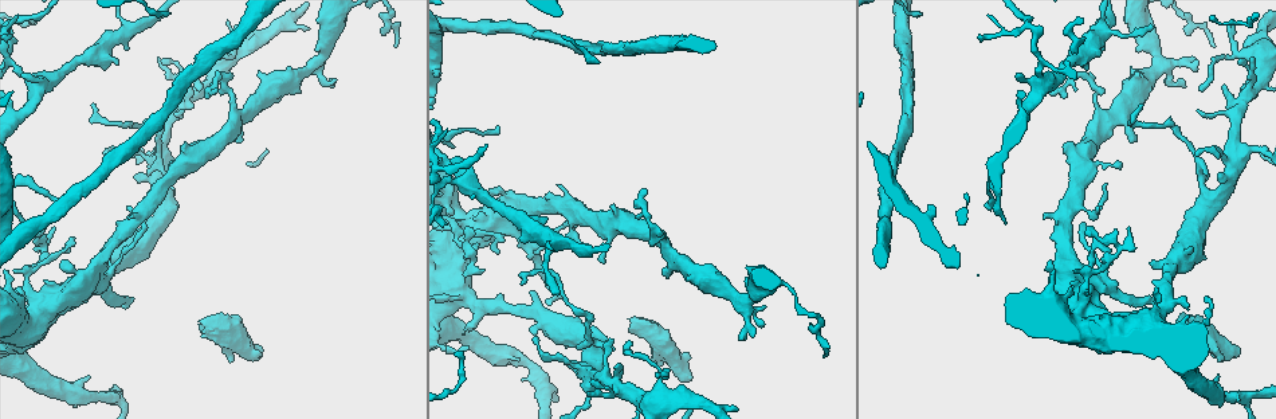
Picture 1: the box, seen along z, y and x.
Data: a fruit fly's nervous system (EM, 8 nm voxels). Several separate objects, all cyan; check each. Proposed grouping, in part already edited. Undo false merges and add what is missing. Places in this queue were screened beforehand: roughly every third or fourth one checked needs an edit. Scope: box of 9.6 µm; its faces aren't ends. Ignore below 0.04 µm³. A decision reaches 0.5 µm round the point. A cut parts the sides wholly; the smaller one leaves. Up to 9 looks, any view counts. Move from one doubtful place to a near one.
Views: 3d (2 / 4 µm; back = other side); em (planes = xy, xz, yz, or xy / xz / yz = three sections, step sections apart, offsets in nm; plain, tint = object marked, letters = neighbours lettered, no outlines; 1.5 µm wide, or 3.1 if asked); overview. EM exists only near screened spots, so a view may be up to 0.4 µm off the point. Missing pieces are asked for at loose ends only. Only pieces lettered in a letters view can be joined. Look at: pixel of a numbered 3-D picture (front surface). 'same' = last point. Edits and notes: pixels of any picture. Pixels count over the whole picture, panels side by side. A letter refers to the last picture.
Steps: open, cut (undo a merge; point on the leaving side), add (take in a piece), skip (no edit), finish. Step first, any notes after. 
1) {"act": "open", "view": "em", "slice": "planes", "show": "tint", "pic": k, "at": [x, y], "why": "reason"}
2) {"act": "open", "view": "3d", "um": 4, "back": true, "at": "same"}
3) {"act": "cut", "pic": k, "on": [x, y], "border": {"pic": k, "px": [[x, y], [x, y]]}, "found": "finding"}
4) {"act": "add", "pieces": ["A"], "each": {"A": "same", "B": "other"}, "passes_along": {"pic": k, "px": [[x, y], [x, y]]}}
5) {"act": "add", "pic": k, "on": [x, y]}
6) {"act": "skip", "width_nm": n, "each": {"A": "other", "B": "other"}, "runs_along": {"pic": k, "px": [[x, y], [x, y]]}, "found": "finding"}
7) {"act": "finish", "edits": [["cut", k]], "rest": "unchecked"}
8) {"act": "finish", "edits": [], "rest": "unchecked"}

{"act": "open", "view": "3d", "um": 4, "pic": 1, "at": [1180, 319]}

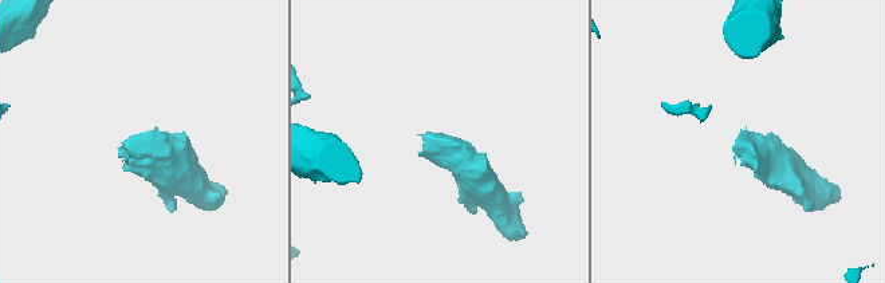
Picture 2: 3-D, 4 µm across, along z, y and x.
{"act": "open", "view": "em", "slice": "planes", "show": "tint", "pic": 2, "at": [422, 135], "why": "shape alone is not enough"}

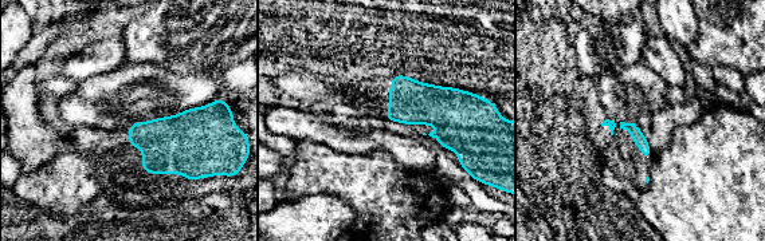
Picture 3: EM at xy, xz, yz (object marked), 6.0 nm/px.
{"act": "open", "view": "em", "slice": "planes", "show": "letters", "at": "same"}

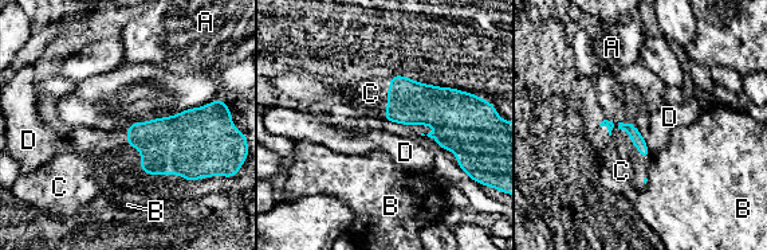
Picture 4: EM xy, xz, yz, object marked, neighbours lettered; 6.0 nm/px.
{"act": "add", "pieces": ["C"], "each": {"A": "other", "B": "other", "C": "same", "D": "other"}, "passes_along": {"pic": 4, "px": [[172, 145], [142, 171], [114, 167]]}, "found": "the neuron continues"}

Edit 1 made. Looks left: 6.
{"act": "open", "view": "overview"}

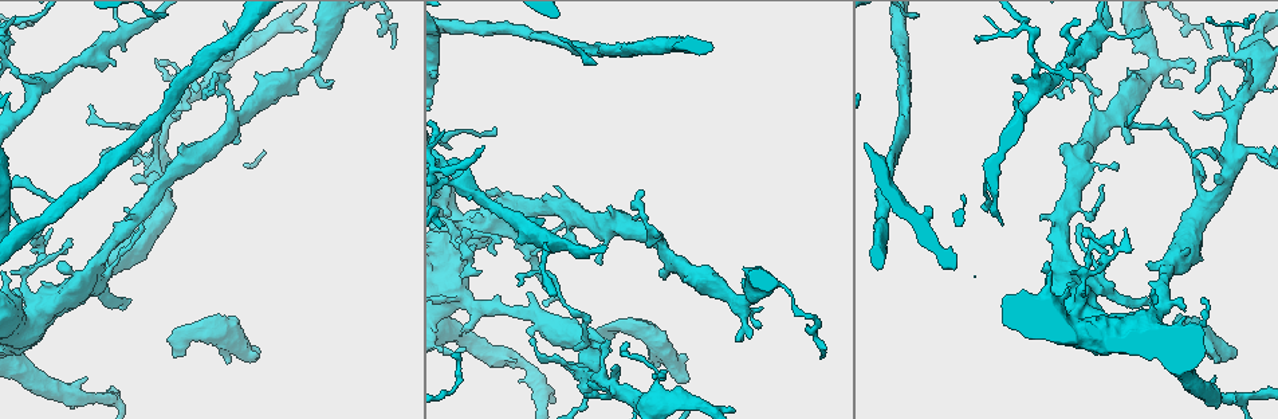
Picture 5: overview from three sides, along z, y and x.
{"act": "open", "view": "3d", "um": 2, "pic": 5, "at": [1202, 180], "why": "branch stops here"}

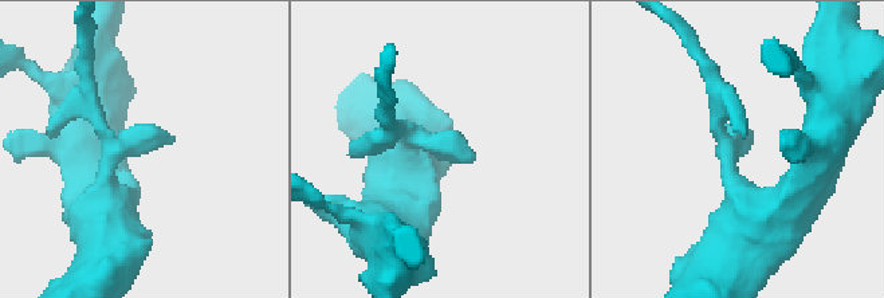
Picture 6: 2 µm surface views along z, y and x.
{"act": "open", "view": "em", "slice": "planes", "show": "letters", "pic": 6, "at": [752, 136]}

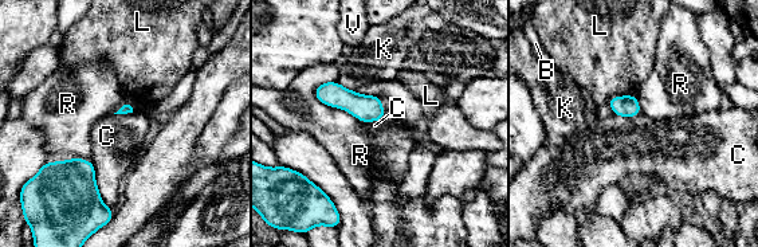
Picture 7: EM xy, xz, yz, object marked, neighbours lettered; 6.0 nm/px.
{"act": "skip", "each": {"B": "other", "C": "other", "K": "other", "L": "other", "R": "other", "V": "other"}, "border": {"pic": 7, "px": [[314, 89], [323, 104], [362, 122]]}, "found": "none of them fits"}

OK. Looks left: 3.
{"act": "open", "view": "em", "slice": "planes", "show": "letters", "pic": 5, "at": [1185, 311], "why": "branch stops here"}

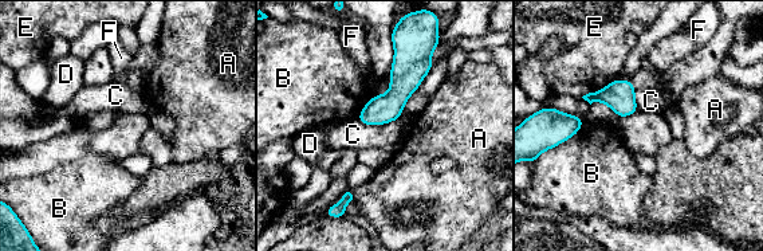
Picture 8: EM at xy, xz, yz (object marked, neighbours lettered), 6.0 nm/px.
{"act": "skip", "longest_contact_nm": ["C", 260], "each": {"A": "other", "B": "other", "C": "other", "D": "other", "E": "other", "F": "other"}, "found": "none of them fits"}

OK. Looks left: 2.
{"act": "open", "view": "em", "slice": "planes", "show": "tint", "pic": 5, "at": [238, 143], "why": "free end"}

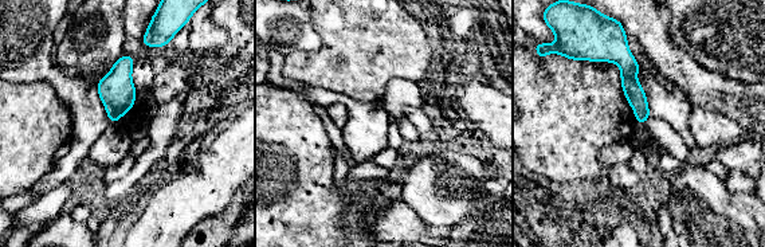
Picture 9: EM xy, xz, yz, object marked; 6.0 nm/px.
{"act": "open", "view": "em", "slice": "planes", "show": "letters", "at": "same"}

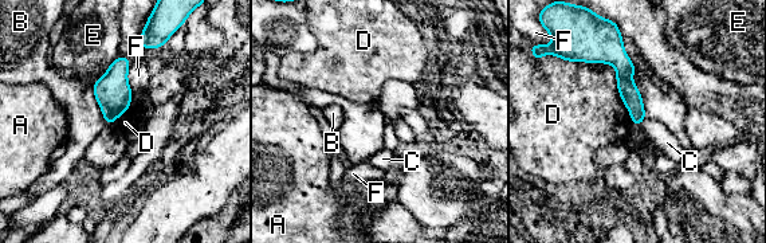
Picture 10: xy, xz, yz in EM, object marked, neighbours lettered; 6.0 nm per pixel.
{"act": "skip", "each": {"A": "other", "B": "other", "C": "other", "D": "other", "E": "other", "F": "other"}, "runs_along": {"pic": 10, "px": [[617, 46], [637, 122]]}, "found": "no lettered piece goes on from it"}

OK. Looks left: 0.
{"act": "finish", "edits": [["add", 4]], "rest": "unchecked"}

